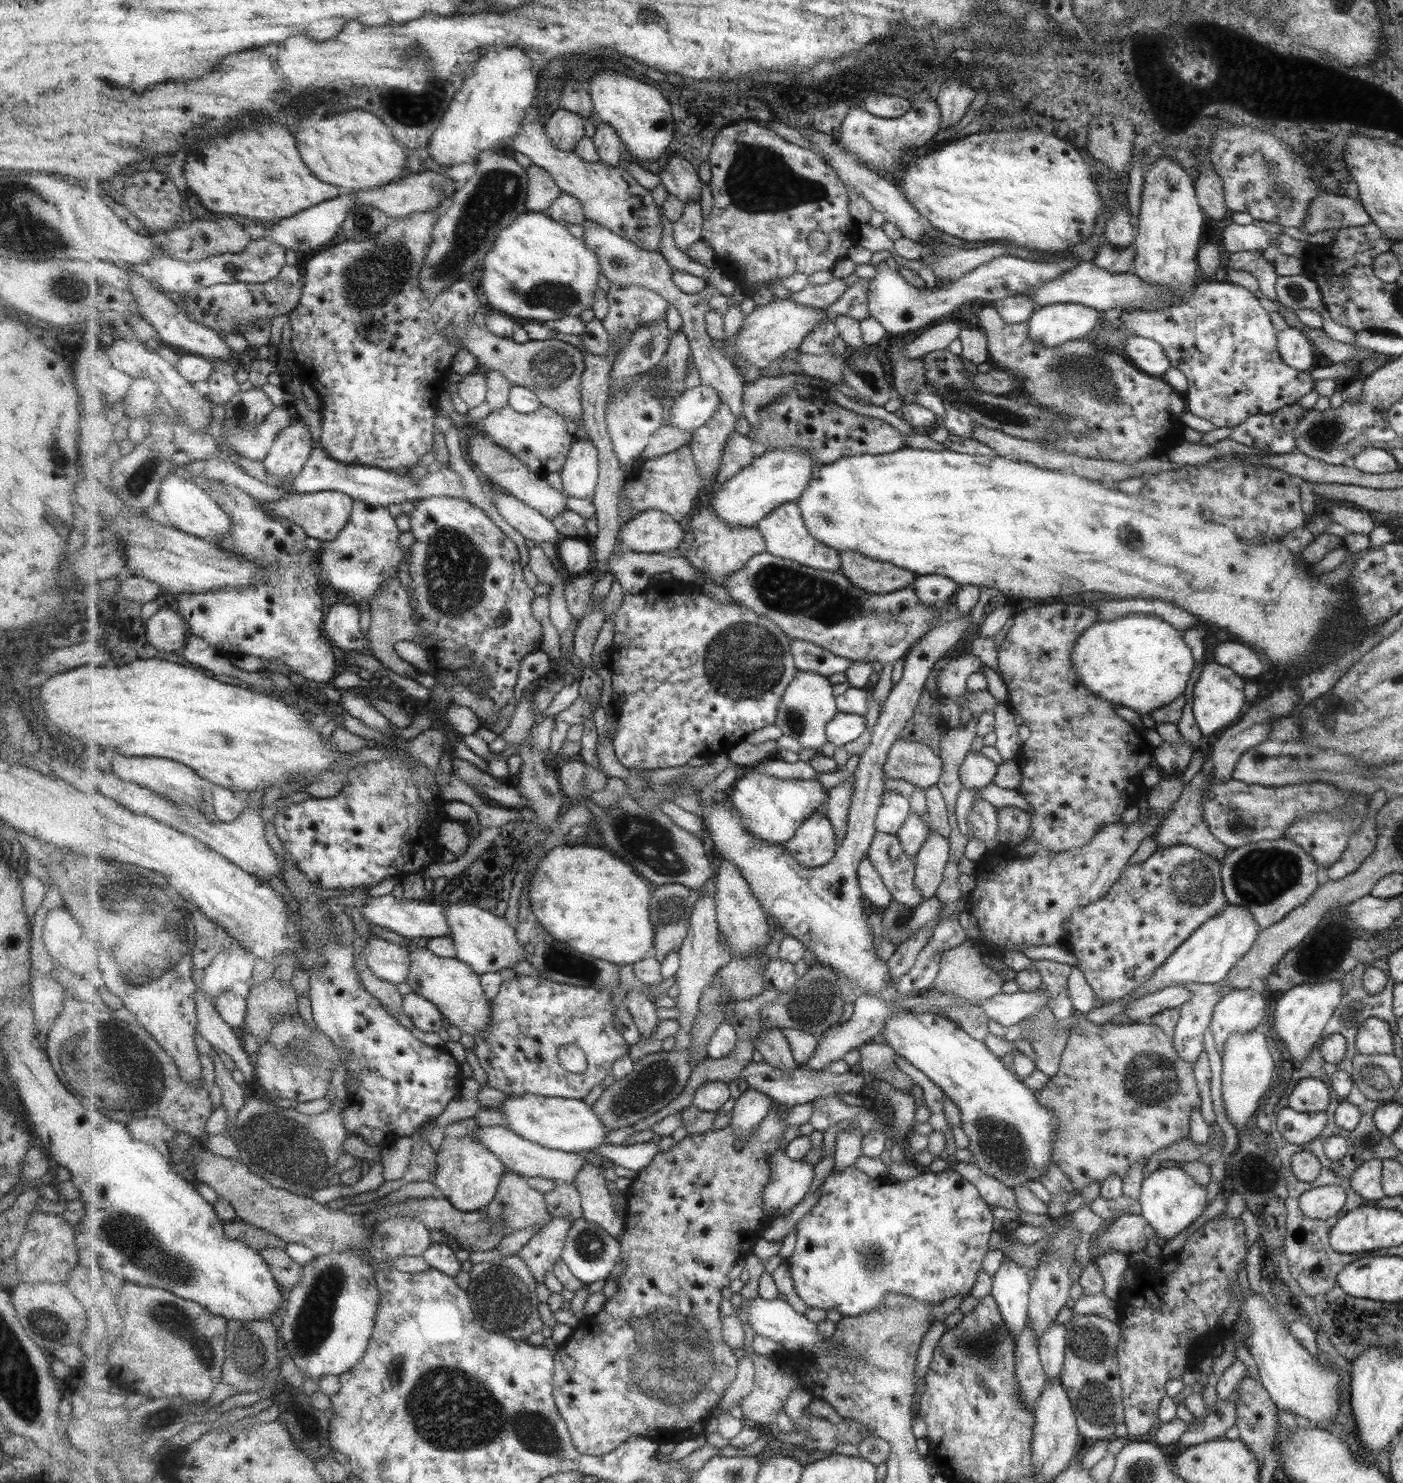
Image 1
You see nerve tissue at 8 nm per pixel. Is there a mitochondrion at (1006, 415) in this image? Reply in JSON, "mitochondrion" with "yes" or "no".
{"mitochondrion":"yes"}

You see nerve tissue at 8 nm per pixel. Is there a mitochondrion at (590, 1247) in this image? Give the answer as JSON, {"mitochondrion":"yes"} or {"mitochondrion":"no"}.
{"mitochondrion":"yes"}

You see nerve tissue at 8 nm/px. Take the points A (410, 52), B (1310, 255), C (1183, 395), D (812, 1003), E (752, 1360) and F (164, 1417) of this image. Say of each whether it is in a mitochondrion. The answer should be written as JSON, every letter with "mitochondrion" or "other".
{"A":"mitochondrion","B":"other","C":"other","D":"mitochondrion","E":"other","F":"mitochondrion"}

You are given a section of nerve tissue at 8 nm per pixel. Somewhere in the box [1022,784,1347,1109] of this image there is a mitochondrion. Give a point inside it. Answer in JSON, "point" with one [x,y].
{"point":[1261,874]}

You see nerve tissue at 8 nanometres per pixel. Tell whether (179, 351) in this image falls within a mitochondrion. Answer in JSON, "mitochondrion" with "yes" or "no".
{"mitochondrion":"no"}

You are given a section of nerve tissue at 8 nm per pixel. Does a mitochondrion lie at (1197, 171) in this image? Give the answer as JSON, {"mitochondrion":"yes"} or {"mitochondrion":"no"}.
{"mitochondrion":"no"}

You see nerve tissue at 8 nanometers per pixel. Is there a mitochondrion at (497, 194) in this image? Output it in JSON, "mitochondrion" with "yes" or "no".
{"mitochondrion":"yes"}

